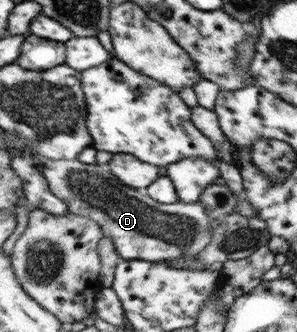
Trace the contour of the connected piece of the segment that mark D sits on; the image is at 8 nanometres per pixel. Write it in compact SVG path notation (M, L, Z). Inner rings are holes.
M42 159L38 163L40 173L44 175L45 182L50 191L58 199L66 202L67 211L82 217L89 217L95 221L103 231L103 237L114 242L117 252L124 260L144 261L179 261L185 259L190 262L199 251L202 251L212 237L211 217L207 214L204 203L200 200L194 203L160 203L154 201L148 194L142 195L140 191L131 189L128 185L122 184L112 175L108 164L85 164L79 159L50 160Z

